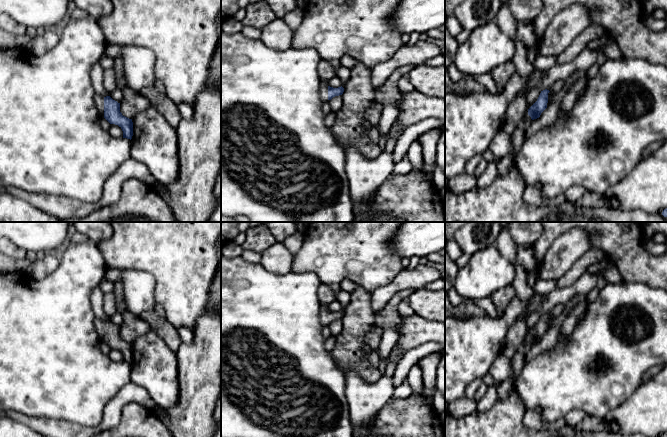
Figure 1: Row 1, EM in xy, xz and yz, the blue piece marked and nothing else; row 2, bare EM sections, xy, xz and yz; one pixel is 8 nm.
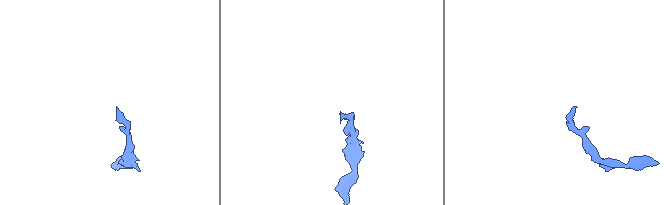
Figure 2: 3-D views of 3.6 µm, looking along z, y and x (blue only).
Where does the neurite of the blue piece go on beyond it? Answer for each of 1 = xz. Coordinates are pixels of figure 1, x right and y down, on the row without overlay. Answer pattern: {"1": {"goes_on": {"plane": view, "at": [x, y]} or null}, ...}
{"1": {"goes_on": {"plane": "xz", "at": [323, 312]}}}

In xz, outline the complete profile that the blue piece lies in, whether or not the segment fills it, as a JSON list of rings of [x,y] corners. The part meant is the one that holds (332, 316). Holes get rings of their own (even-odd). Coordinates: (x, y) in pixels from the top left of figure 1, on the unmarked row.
[[[327,305],[320,306],[319,319],[323,327],[329,326],[335,320],[342,319],[343,316],[344,312],[342,310],[338,312],[333,312],[328,309]]]

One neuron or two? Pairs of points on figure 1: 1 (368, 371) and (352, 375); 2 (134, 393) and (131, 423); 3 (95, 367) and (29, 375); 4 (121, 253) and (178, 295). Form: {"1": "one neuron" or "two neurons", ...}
{"1": "two neurons", "2": "two neurons", "3": "one neuron", "4": "one neuron"}

